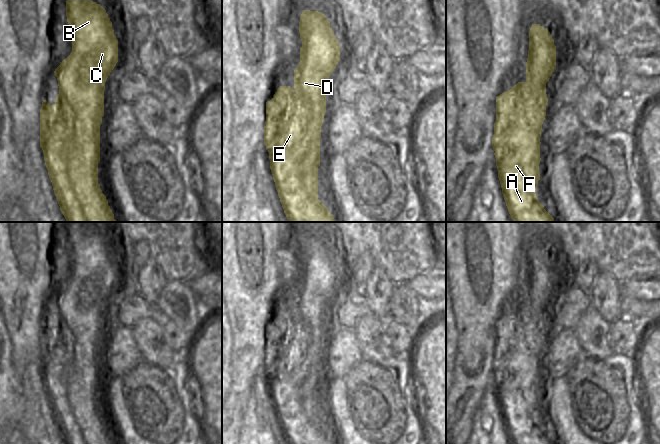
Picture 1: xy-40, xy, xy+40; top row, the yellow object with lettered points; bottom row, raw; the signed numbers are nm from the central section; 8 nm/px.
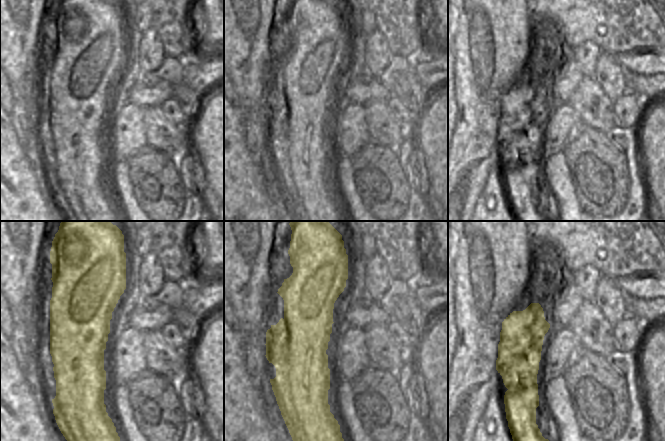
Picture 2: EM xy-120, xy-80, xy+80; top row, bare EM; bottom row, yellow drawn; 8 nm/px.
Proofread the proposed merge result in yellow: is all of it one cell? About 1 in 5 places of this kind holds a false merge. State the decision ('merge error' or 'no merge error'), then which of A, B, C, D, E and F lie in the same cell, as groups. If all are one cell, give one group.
no merge error | A B C D E F

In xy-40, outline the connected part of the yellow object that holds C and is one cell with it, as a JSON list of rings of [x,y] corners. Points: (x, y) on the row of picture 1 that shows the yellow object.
[[[67,0],[66,17],[72,35],[72,51],[54,71],[59,86],[55,104],[42,102],[40,147],[67,222],[116,222],[98,183],[98,163],[105,82],[118,62],[118,40],[106,10],[92,0]]]

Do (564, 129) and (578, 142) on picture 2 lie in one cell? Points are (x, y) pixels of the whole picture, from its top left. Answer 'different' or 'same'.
different

